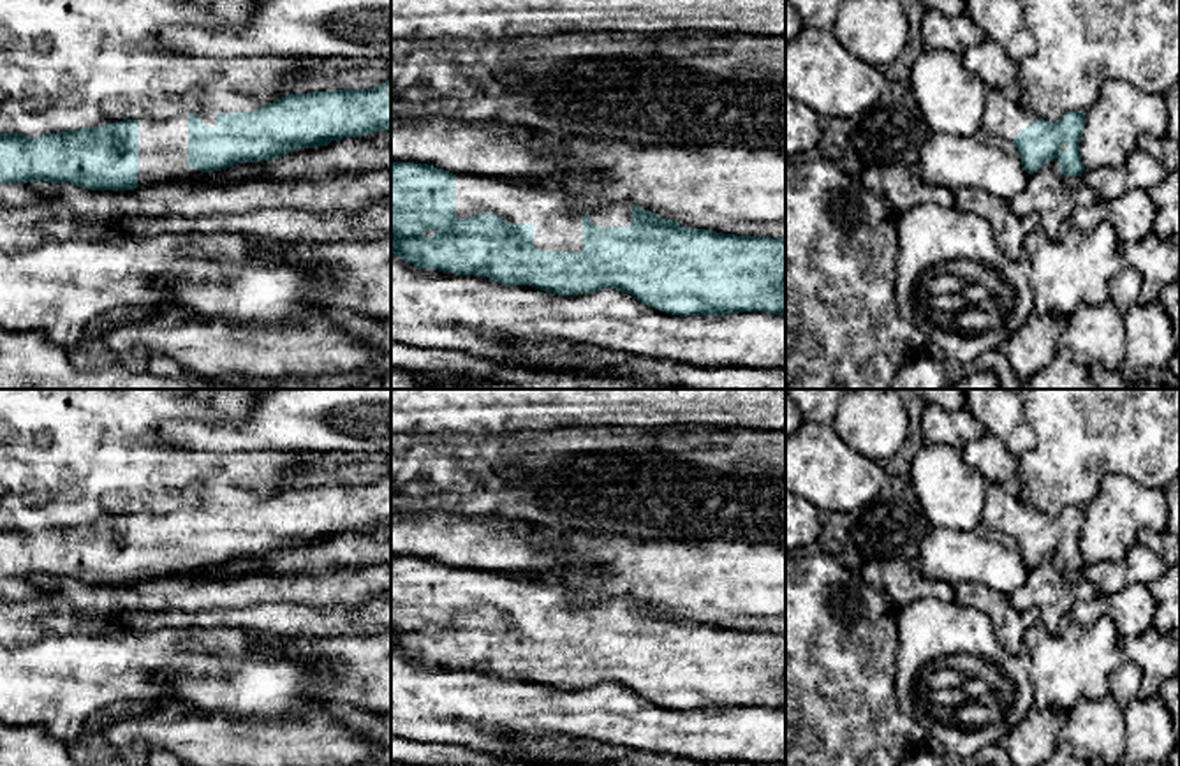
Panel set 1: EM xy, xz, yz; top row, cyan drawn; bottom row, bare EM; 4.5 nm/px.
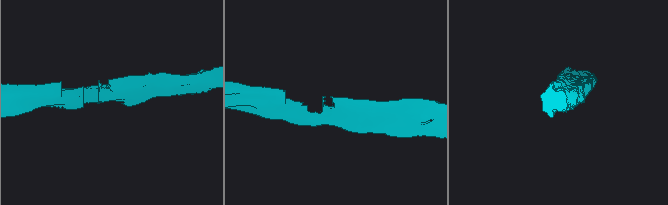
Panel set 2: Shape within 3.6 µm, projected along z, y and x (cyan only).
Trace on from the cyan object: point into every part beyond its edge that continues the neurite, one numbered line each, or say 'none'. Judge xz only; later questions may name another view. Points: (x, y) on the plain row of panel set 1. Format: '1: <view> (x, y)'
1: xz (557, 618)

